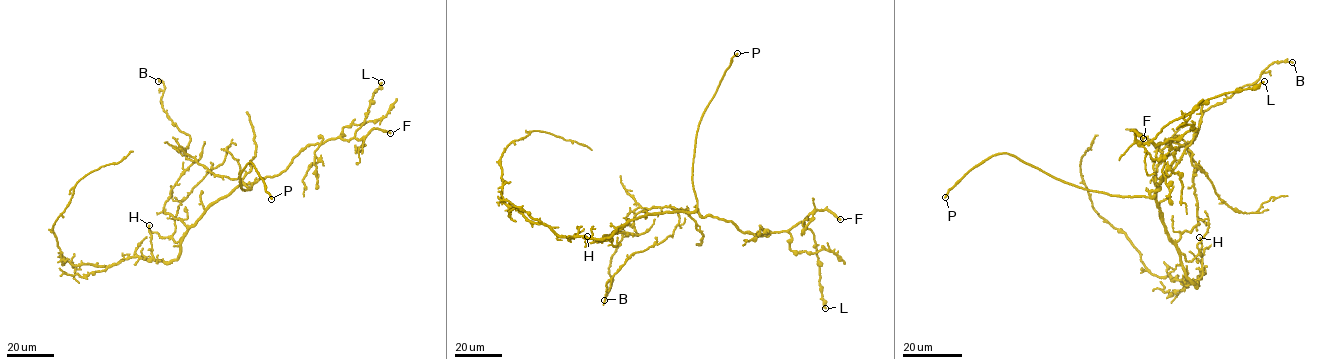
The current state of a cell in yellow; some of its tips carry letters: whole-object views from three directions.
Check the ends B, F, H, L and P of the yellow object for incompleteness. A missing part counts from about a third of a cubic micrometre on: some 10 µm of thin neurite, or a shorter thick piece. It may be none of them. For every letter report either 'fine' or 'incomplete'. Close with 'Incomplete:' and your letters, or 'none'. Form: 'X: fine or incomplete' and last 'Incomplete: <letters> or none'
B: fine
F: incomplete
H: fine
L: fine
P: incomplete
Incomplete: F, P

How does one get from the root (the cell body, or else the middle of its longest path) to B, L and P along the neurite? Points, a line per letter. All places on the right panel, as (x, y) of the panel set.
B: (1179, 258), (1157, 206), (1152, 179), (1157, 166), (1194, 138), (1205, 110), (1252, 85), (1274, 62), (1292, 62)
L: (1179, 258), (1155, 191), (1150, 192), (1159, 188), (1177, 148), (1152, 140), (1206, 100), (1264, 81)
P: (1179, 258), (1155, 191), (1148, 197), (1092, 191), (1055, 179), (1006, 153), (974, 166), (945, 197)

